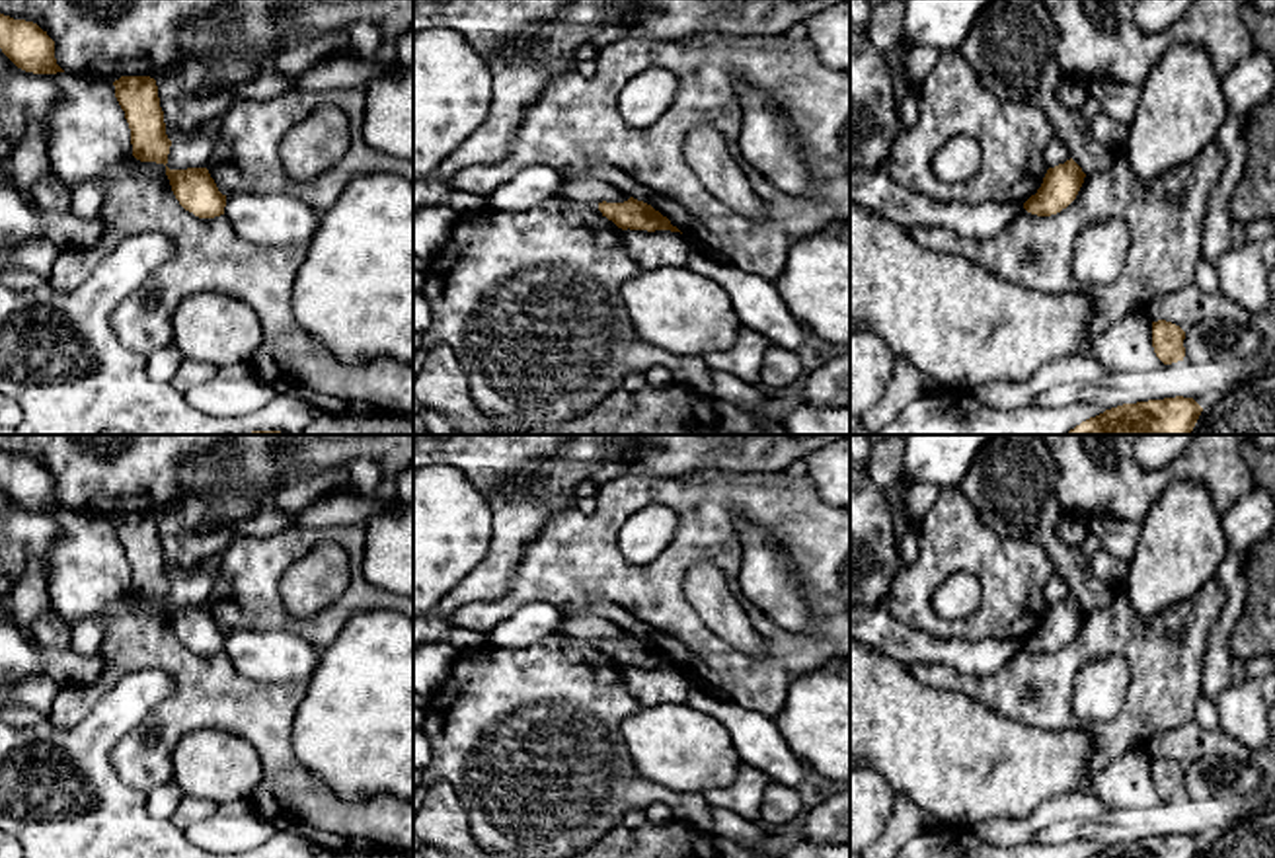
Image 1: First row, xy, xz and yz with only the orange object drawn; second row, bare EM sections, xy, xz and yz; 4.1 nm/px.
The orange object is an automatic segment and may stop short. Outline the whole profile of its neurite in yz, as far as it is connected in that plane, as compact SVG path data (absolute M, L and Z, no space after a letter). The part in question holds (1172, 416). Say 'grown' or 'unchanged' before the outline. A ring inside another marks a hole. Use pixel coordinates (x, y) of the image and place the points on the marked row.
unchanged; M1183 396L1123 404L1082 421L1068 435L1191 435L1201 411Z

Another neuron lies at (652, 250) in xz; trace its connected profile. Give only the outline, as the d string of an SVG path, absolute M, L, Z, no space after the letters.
M622 230L630 255L643 271L661 269L667 265L686 267L692 242L671 230Z

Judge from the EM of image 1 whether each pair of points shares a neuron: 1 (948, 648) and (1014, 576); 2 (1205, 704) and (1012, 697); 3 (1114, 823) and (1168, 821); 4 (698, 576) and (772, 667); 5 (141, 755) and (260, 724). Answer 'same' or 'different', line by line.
1: different
2: different
3: same
4: different
5: same

